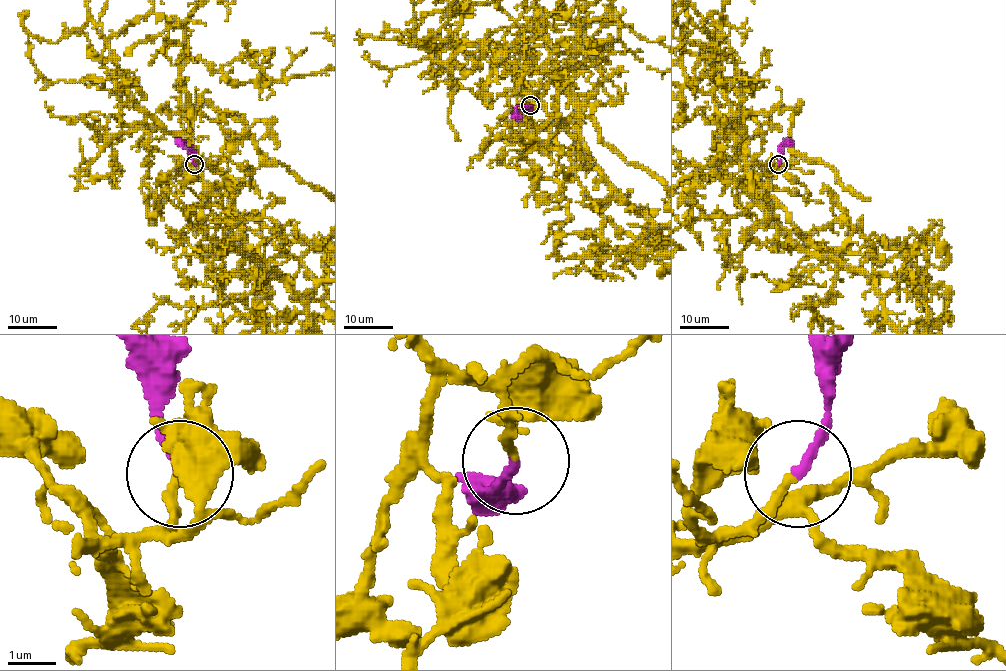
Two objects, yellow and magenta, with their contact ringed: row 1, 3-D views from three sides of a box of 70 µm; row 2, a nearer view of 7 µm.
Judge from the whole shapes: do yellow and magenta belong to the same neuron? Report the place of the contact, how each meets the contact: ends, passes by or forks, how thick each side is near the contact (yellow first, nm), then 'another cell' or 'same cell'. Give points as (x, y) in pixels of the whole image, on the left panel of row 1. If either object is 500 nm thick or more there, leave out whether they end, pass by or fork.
at (194, 164); yellow ends there; magenta ends there; 200 nm thick on the yellow side, 180 nm on the other; same cell

